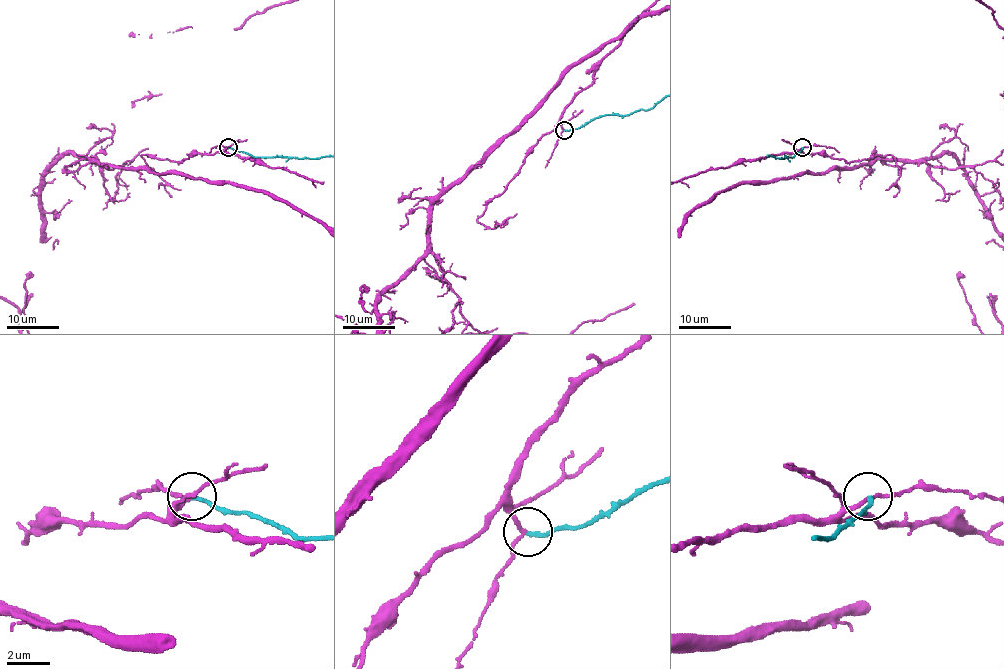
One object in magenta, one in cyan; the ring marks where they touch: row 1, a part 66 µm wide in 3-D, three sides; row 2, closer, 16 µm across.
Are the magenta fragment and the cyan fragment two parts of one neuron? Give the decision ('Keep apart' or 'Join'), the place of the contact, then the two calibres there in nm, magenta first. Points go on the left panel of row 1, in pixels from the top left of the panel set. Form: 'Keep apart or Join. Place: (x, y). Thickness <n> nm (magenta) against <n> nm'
Join. Place: (228, 147). Thickness 150 nm (magenta) against 170 nm

